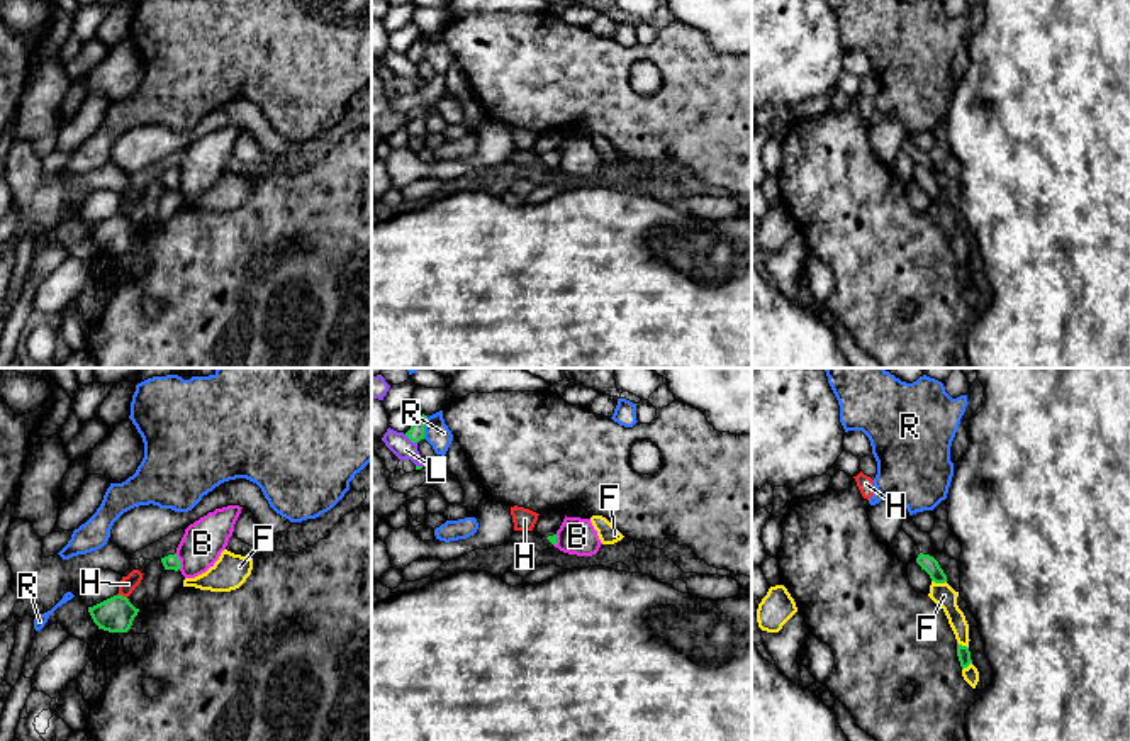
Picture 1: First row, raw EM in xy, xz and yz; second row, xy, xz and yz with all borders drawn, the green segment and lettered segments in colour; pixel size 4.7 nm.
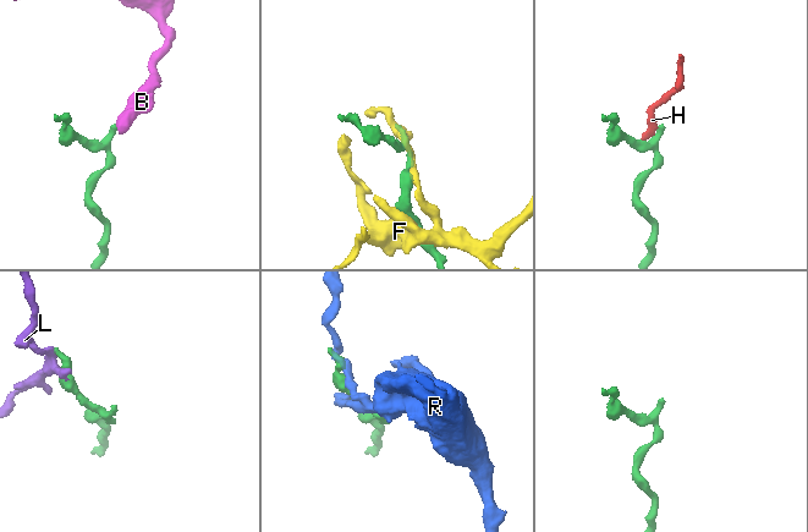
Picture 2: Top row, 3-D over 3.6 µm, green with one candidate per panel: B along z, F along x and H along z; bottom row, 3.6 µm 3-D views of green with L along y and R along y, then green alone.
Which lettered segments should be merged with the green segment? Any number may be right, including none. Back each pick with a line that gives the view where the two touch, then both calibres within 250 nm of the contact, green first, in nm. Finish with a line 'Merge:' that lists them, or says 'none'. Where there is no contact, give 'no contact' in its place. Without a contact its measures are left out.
Merge: none

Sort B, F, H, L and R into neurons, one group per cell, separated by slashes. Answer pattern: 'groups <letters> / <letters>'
groups B / F / H / L / R

